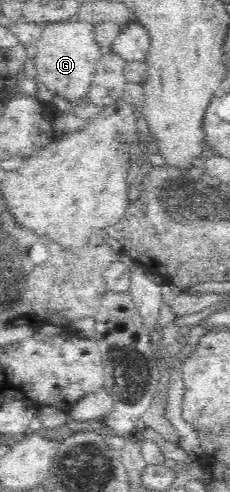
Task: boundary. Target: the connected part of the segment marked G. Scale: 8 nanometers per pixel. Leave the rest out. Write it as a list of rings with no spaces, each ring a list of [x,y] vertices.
[[[69,20],[42,25],[42,35],[36,41],[34,67],[37,81],[42,88],[48,89],[53,95],[60,95],[72,102],[78,102],[89,91],[97,65],[105,55],[105,48],[95,40],[93,23],[71,23]]]

